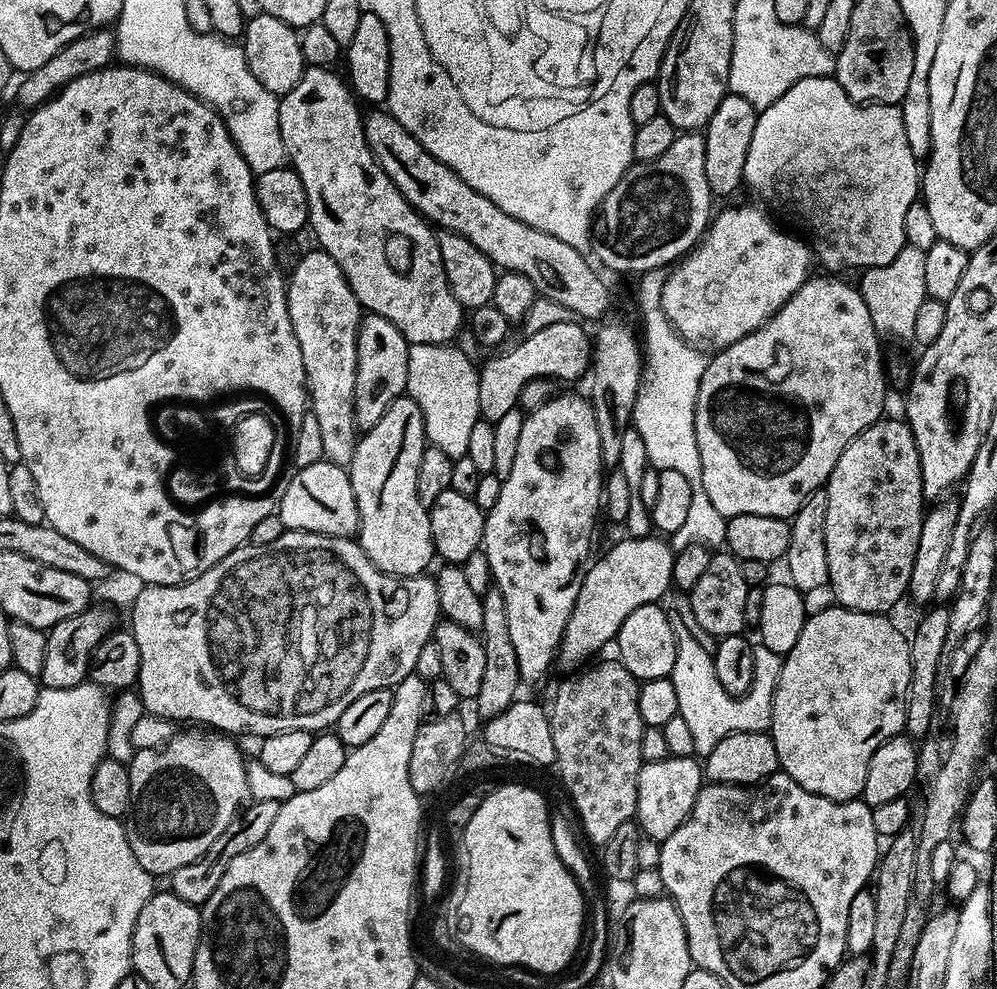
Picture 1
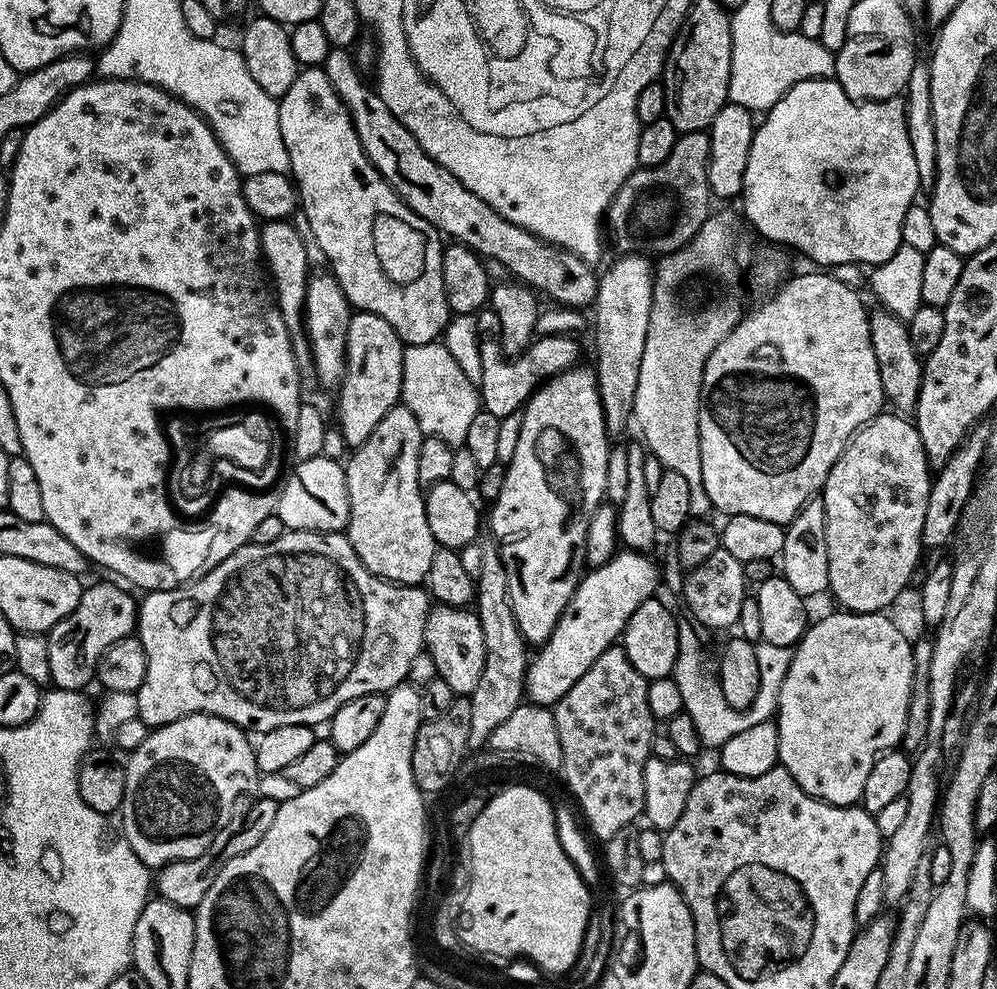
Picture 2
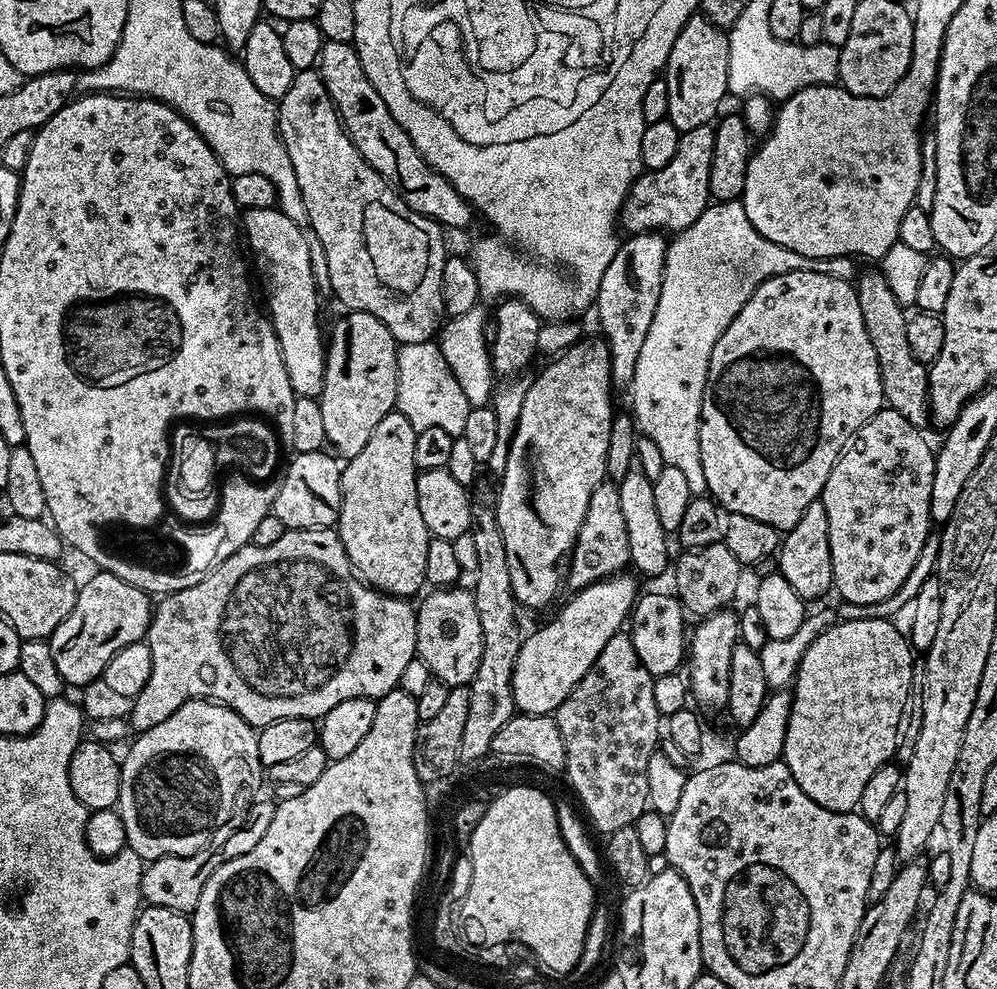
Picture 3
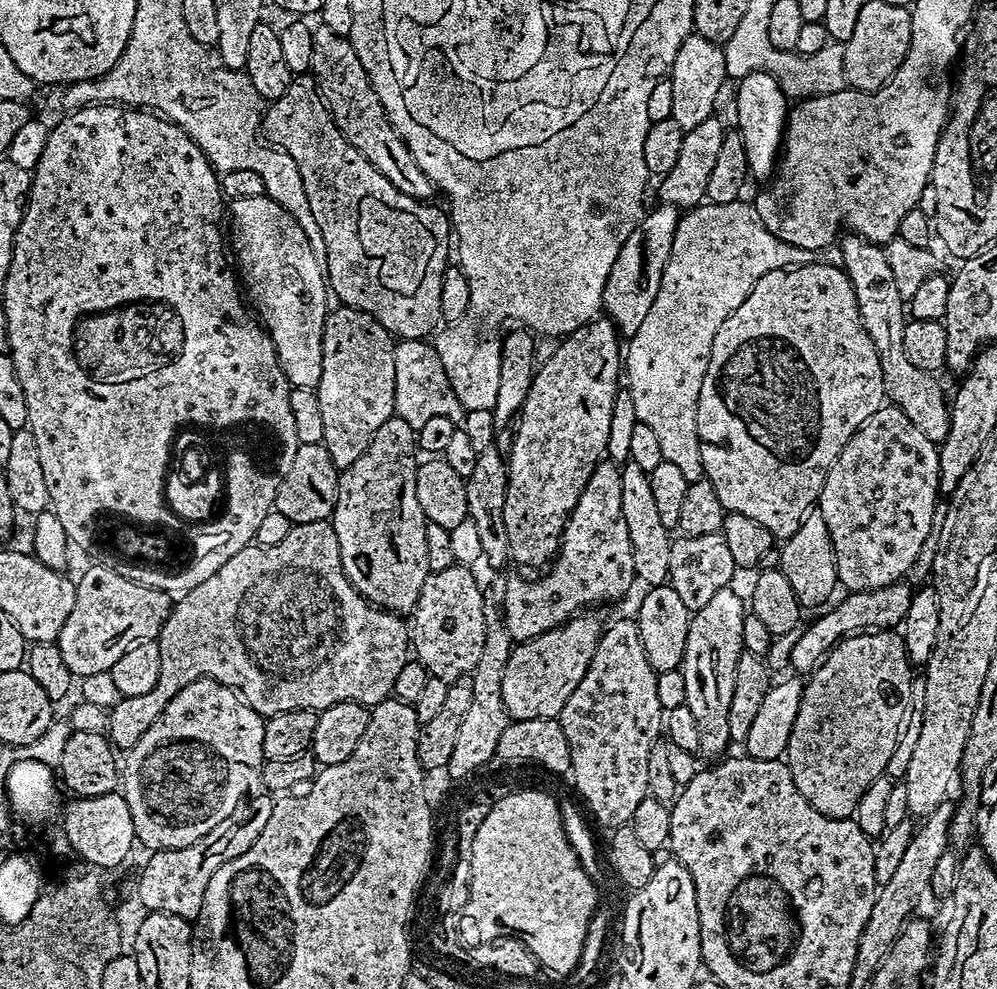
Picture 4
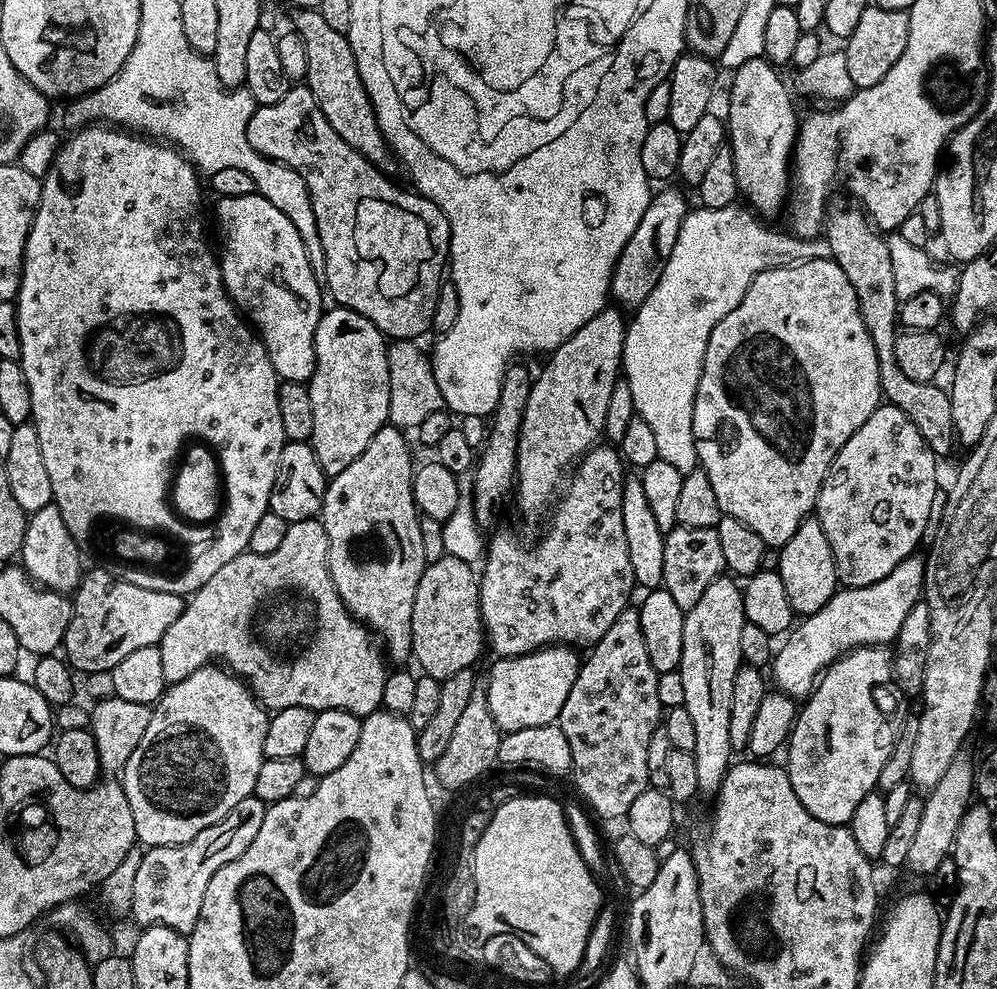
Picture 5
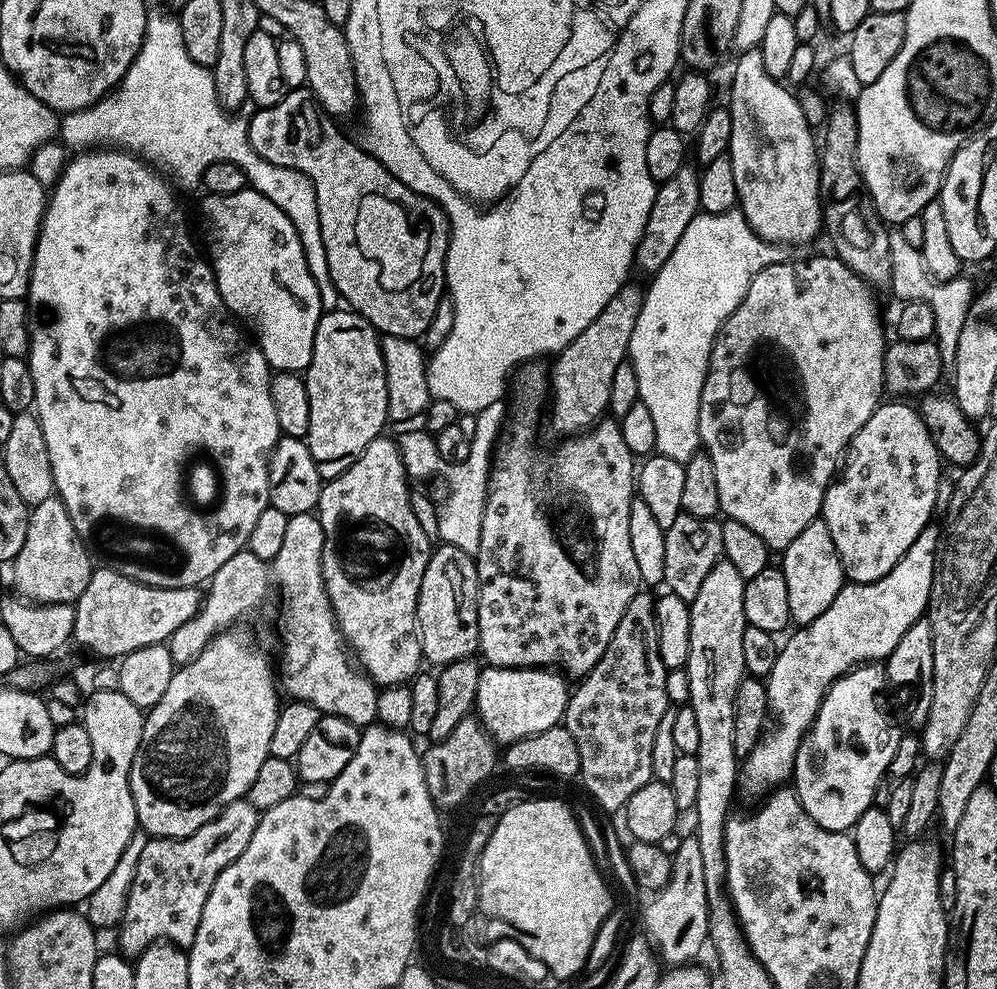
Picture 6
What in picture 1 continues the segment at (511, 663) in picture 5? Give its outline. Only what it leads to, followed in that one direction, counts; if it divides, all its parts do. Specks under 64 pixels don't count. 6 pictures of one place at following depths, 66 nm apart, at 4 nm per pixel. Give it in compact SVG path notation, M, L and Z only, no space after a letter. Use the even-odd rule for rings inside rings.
M652 534L623 539L601 560L593 559L585 571L582 590L578 590L578 602L574 602L570 622L566 622L564 640L560 643L559 663L583 665L587 656L615 641L622 622L626 622L631 612L638 610L638 606L663 601L668 588L673 587L672 571L676 557L667 539Z

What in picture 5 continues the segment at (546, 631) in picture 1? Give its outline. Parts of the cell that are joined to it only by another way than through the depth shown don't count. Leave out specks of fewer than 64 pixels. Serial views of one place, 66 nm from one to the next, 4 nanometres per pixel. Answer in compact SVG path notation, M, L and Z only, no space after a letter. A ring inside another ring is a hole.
M606 306L601 312L594 314L594 318L590 318L590 322L582 326L582 330L578 330L573 336L566 338L566 342L552 349L545 359L549 360L545 362L540 376L538 372L532 381L530 398L526 402L526 410L520 427L514 481L516 508L520 511L521 518L528 524L536 524L544 515L549 515L566 477L584 459L585 454L591 448L601 443L606 426L606 410L610 406L610 394L614 394L616 381L622 376L624 343L628 333L626 316L623 314L625 315L616 306Z

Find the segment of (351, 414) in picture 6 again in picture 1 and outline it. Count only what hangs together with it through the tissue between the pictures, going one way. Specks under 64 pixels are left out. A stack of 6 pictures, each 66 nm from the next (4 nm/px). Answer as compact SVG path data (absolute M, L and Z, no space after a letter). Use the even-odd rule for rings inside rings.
M365 315L358 330L358 370L354 386L354 414L361 433L378 426L378 418L398 397L405 395L408 386L408 340L390 322L381 316Z

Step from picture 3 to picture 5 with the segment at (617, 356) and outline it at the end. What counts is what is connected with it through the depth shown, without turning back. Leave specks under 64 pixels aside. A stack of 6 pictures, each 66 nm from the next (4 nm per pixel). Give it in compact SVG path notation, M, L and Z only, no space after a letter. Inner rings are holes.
M672 186L661 187L664 189L653 195L646 206L646 214L642 214L642 222L638 222L638 230L634 230L630 242L626 242L612 272L611 299L625 309L635 310L650 298L650 290L654 290L654 286L658 286L658 278L662 278L670 250L674 250L674 242L678 242L678 230L682 230L682 222L688 217L690 203L687 198L678 189L668 187Z

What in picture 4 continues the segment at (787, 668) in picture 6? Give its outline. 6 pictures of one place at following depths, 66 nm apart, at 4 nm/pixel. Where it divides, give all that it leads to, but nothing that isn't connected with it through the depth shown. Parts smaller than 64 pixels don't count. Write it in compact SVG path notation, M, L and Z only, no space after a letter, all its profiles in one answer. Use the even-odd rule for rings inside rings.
M901 582L878 590L870 590L869 592L848 592L845 595L845 600L838 601L839 599L837 599L831 607L817 615L821 616L808 629L805 627L801 631L798 642L794 642L794 650L790 661L791 667L793 669L796 667L798 671L804 672L803 674L811 674L815 672L816 665L845 636L854 636L873 630L895 629L903 621L906 610L910 610L913 591L913 585L910 586L908 582Z

